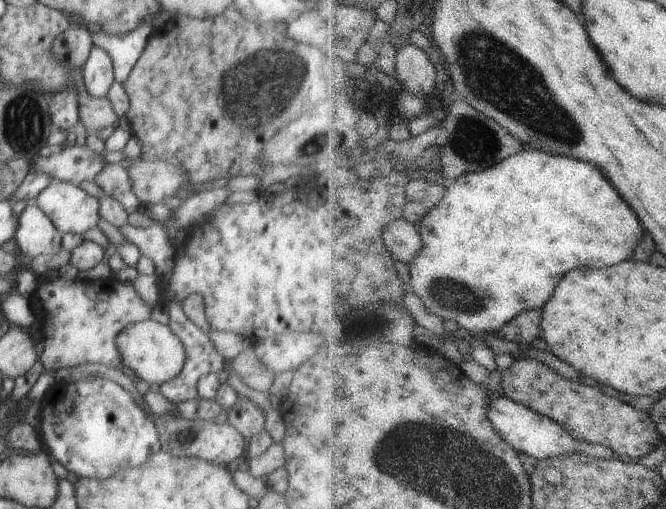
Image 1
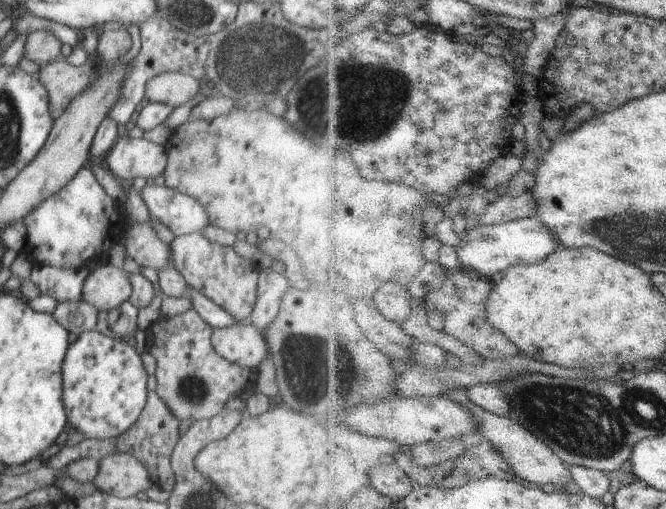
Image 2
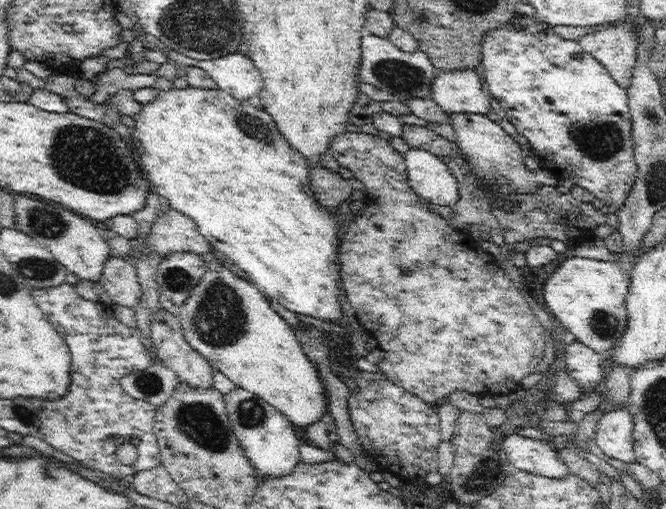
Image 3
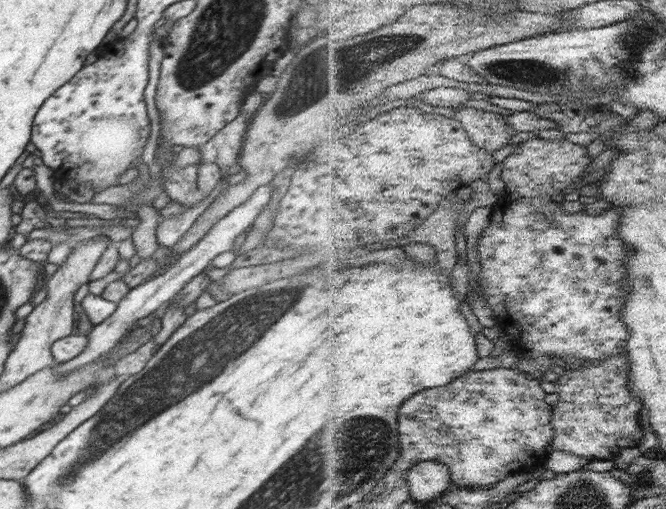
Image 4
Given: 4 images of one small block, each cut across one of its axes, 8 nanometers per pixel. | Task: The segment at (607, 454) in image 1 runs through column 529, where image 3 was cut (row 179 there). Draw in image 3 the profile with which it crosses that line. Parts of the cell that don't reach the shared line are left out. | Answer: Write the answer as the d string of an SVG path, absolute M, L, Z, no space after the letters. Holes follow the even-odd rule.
M425 150L404 154L405 176L413 193L426 203L454 206L460 198L457 182L438 156Z

